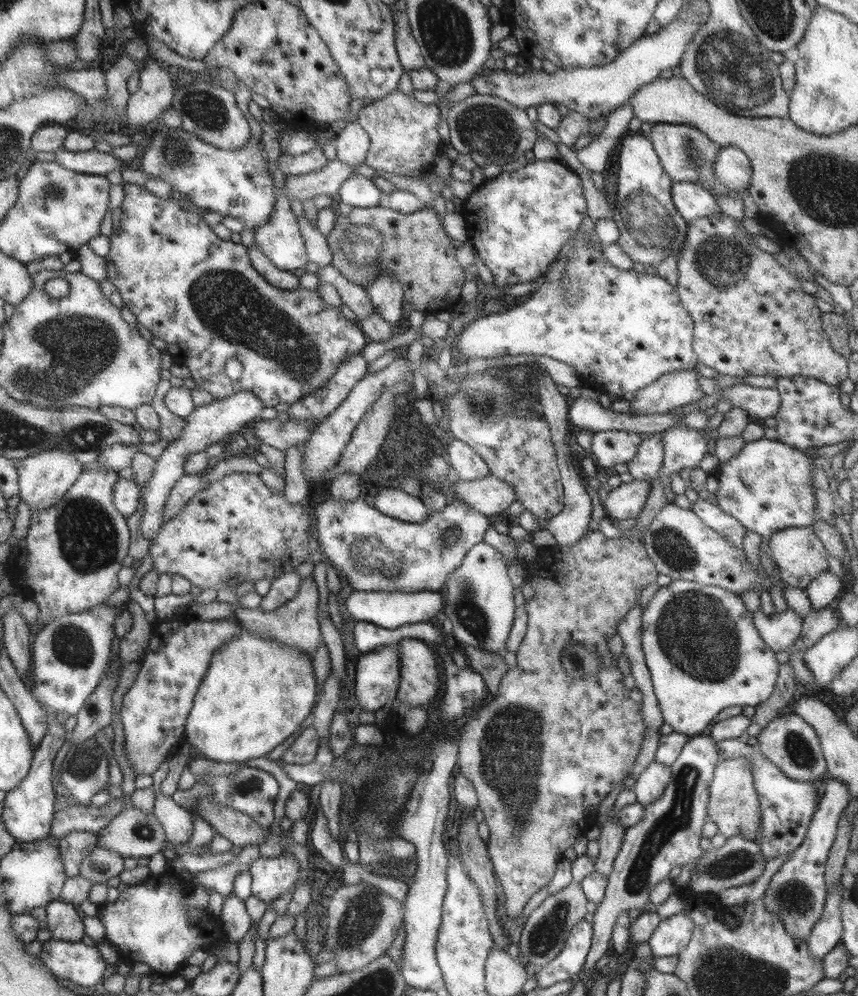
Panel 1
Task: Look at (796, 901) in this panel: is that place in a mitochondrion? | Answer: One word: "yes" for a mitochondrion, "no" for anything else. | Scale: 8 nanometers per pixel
yes

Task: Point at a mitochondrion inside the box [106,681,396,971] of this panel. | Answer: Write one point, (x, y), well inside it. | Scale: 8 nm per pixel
(365, 912)

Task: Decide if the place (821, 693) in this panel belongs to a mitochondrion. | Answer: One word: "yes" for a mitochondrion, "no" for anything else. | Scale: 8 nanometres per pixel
no

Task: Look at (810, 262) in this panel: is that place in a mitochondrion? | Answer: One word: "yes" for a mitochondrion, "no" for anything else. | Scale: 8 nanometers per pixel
no

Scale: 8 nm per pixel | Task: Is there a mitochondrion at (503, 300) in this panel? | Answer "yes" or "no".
no

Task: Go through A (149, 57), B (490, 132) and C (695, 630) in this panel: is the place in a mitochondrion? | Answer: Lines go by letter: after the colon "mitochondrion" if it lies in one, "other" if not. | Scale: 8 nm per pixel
A: other
B: mitochondrion
C: mitochondrion

